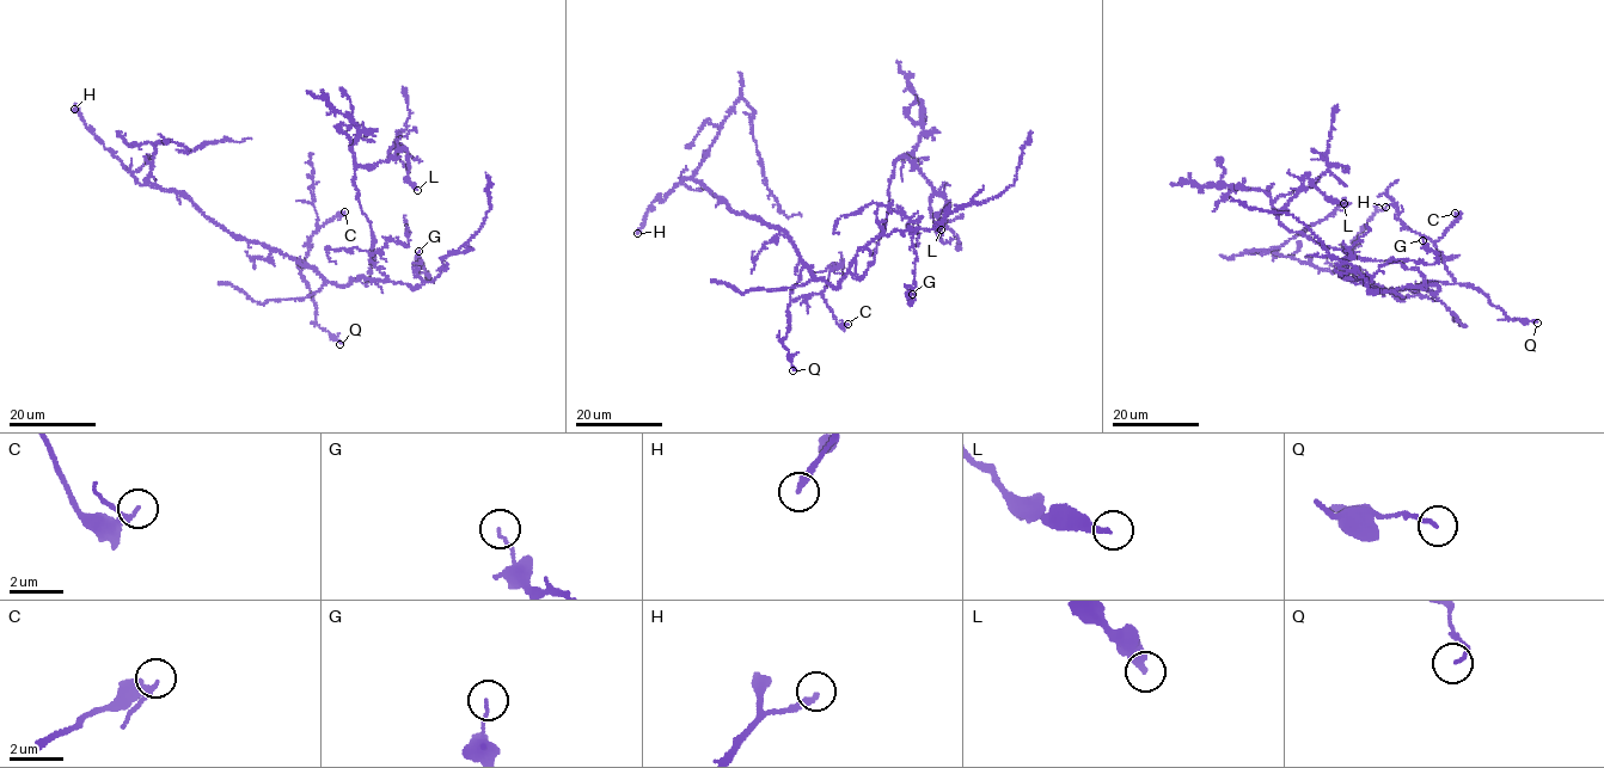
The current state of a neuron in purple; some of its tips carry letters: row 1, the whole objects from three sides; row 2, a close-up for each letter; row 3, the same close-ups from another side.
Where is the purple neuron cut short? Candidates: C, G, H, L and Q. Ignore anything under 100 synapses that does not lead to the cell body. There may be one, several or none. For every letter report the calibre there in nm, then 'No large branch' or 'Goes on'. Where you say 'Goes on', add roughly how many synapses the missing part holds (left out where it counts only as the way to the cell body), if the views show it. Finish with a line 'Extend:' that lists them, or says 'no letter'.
C: Thickness 140 nm. No large branch
G: Thickness 110 nm. No large branch
H: Thickness 240 nm. No large branch
L: Thickness 200 nm. No large branch
Q: Thickness 100 nm. No large branch
Extend: no letter

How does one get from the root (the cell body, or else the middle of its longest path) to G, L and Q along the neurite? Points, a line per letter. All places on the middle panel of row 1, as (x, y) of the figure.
G: (799, 256), (815, 280), (837, 288), (859, 247), (882, 234), (914, 228), (910, 302), (912, 294)
L: (799, 256), (834, 288), (852, 262), (859, 278), (874, 260), (893, 165), (904, 157), (949, 202), (941, 229)
Q: (799, 256), (803, 266), (790, 296), (789, 332), (781, 341), (793, 370)

